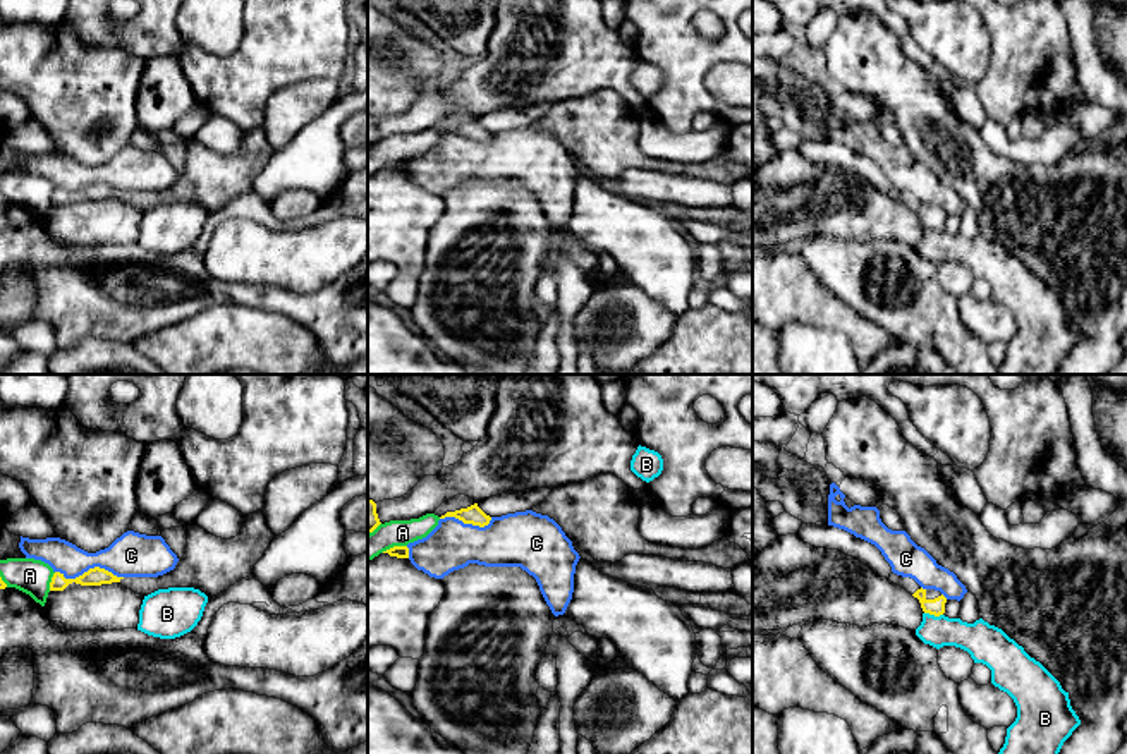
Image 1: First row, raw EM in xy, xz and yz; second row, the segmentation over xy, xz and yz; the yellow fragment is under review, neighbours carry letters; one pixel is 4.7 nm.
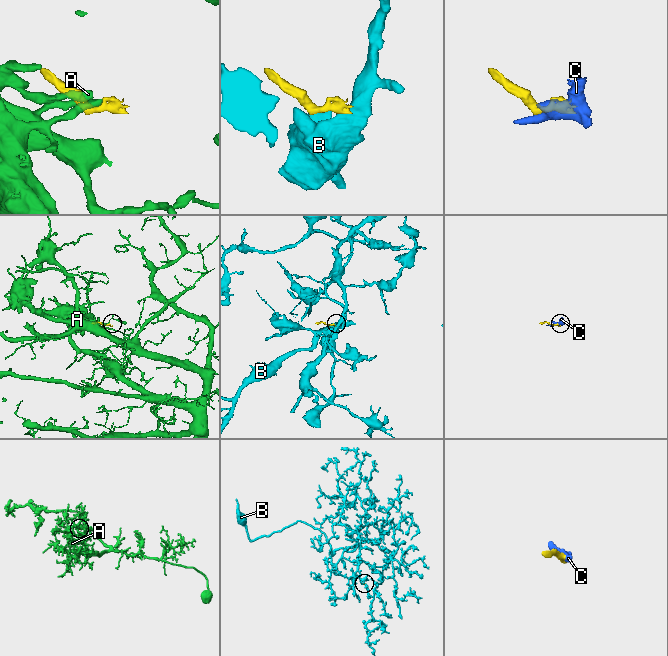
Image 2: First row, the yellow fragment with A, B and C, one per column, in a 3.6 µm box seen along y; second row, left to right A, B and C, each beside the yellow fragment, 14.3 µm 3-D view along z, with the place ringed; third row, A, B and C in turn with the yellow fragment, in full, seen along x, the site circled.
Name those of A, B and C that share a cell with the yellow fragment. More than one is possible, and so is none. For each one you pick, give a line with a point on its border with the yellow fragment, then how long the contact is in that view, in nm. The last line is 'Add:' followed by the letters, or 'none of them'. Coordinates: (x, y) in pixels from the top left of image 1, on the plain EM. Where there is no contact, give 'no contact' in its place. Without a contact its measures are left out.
Add: none of them

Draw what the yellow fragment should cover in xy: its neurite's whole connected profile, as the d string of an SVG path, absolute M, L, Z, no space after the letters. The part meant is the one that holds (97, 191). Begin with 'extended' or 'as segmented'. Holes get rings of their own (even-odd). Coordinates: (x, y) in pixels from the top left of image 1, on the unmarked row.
extended; M263 127L246 131L244 141L235 153L216 153L196 139L187 141L186 170L174 185L158 192L117 192L94 182L76 194L65 194L55 187L50 206L64 206L69 199L101 201L120 198L124 203L148 211L158 204L194 203L213 213L235 198L249 192L275 149L266 139Z

